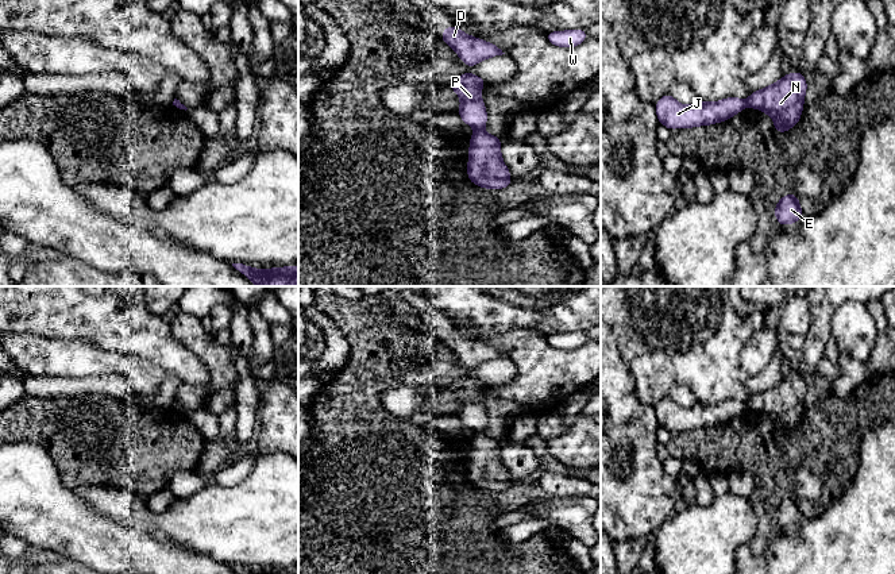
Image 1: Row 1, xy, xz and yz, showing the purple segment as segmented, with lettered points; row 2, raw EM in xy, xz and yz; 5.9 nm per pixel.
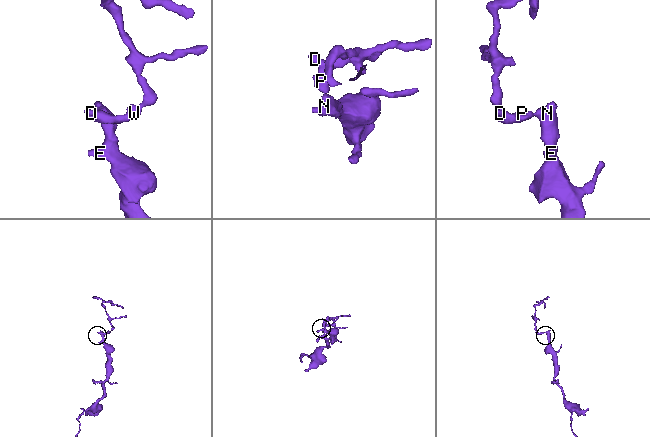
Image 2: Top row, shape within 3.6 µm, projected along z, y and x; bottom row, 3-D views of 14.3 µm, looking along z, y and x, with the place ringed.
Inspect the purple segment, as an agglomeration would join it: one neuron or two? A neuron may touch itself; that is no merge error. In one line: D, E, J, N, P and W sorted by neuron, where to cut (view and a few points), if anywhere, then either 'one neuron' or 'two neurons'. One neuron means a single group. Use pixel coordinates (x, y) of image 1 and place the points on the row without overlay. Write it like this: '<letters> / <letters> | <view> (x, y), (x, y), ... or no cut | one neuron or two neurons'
D J P W / E N | xz (477, 431), (481, 432) | two neurons

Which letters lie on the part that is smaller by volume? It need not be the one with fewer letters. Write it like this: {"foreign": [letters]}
{"foreign": ["D", "J", "P", "W"]}

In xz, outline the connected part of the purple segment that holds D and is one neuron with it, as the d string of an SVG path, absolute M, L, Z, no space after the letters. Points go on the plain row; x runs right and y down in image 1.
M455 327L445 331L440 340L456 354L466 369L474 369L486 361L505 357L495 347L464 336Z

